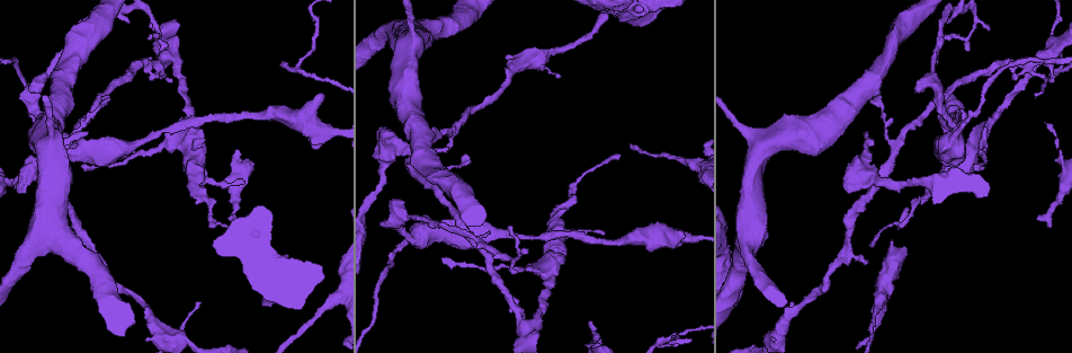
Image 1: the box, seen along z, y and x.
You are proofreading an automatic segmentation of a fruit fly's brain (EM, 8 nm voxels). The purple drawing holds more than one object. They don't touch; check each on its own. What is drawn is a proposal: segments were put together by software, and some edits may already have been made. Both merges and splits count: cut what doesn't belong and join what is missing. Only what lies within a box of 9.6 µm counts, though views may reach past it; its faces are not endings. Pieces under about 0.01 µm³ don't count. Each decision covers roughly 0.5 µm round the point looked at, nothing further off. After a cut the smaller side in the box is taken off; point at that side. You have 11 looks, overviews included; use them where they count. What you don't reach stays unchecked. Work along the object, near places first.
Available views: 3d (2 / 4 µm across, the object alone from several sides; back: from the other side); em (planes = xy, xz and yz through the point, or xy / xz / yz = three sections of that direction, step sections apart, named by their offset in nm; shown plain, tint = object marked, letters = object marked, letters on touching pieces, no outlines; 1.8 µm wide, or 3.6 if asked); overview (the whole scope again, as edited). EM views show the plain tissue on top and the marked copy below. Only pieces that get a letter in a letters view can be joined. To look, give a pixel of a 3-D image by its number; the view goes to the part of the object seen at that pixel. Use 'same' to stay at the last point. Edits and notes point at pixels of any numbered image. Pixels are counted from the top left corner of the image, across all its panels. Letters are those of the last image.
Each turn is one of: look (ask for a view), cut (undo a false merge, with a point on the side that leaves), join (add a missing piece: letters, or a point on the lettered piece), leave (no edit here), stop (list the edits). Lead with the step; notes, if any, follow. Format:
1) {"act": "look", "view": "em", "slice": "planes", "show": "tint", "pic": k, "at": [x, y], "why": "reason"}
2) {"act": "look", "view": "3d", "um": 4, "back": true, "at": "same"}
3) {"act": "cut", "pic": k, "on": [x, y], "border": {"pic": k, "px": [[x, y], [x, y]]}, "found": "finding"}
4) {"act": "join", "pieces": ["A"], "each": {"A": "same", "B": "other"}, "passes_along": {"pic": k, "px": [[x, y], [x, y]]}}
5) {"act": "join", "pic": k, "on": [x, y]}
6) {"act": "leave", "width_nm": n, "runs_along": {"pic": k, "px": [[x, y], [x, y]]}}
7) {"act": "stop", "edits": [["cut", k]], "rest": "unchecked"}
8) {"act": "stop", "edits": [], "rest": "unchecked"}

{"act": "look", "view": "em", "um": 3.6, "slice": "xz", "step": 16, "show": "letters", "pic": 1, "at": [591, 322], "why": "branch stops here"}

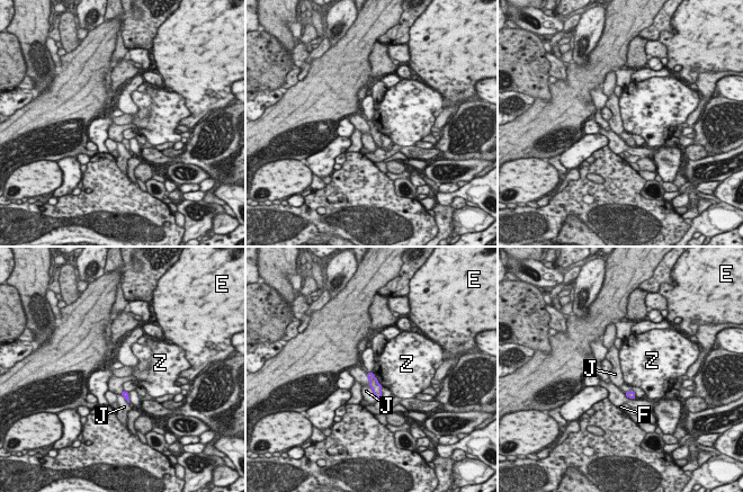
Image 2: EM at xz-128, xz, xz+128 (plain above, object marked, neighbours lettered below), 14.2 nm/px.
{"act": "look", "view": "em", "um": 3.6, "slice": "planes", "show": "letters", "at": "same"}

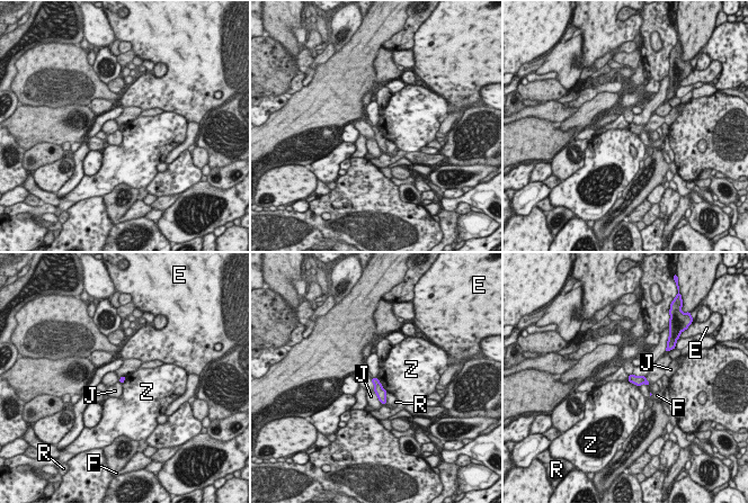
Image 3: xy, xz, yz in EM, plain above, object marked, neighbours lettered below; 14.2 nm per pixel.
{"act": "leave", "longest_contact_nm": ["Z", 260], "each": {"E": "other", "F": "other", "J": "other", "R": "other", "Z": "other"}, "found": "none of them fits"}

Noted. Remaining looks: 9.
{"act": "look", "view": "3d", "um": 2, "pic": 1, "at": [425, 179], "why": "branch point"}

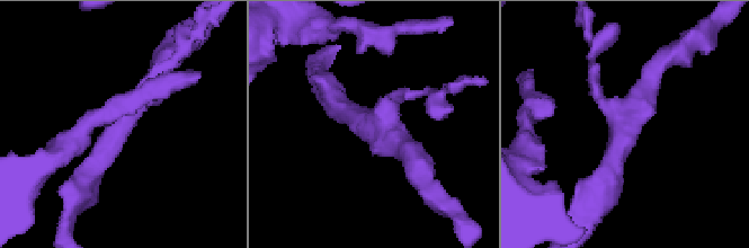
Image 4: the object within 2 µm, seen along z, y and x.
{"act": "look", "view": "em", "slice": "planes", "show": "letters", "pic": 4, "at": [619, 112], "arms": 3}

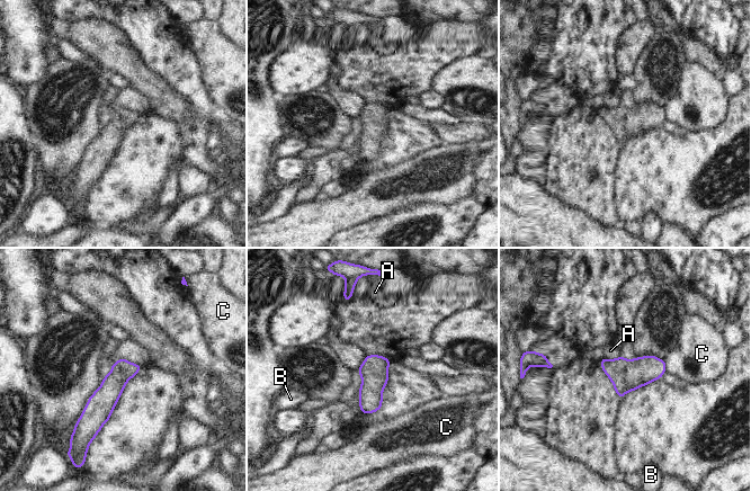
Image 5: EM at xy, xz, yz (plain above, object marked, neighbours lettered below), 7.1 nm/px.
{"act": "leave", "each": {"A": "other", "B": "other", "C": "other"}, "border": {"pic": 5, "px": [[619, 355], [614, 358], [600, 359]]}, "found": "all the same neuron"}

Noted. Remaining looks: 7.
{"act": "look", "view": "em", "slice": "yz", "step": 8, "show": "letters", "pic": 1, "at": [388, 129], "why": "branch stops here"}

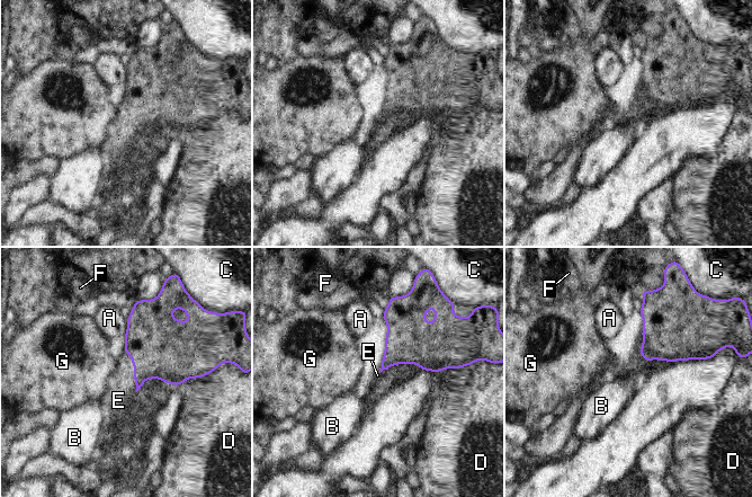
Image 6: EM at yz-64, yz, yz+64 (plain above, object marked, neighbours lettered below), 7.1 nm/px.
{"act": "look", "view": "em", "slice": "planes", "show": "letters", "at": "same", "why": "cut it another way"}

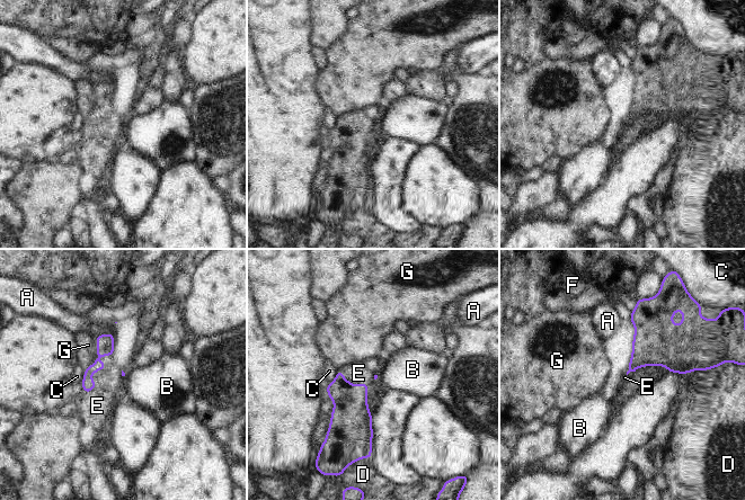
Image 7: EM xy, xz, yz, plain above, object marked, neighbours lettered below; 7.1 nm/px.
{"act": "join", "pieces": ["E"], "each": {"A": "other", "B": "other", "C": "other", "D": "other", "E": "same", "F": "other", "G": "other"}, "passes_along": {"pic": 7, "px": [[105, 342], [98, 371], [97, 405]]}, "found": "it goes on there"}

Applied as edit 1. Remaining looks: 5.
{"act": "look", "view": "overview", "why": "see it whole again"}

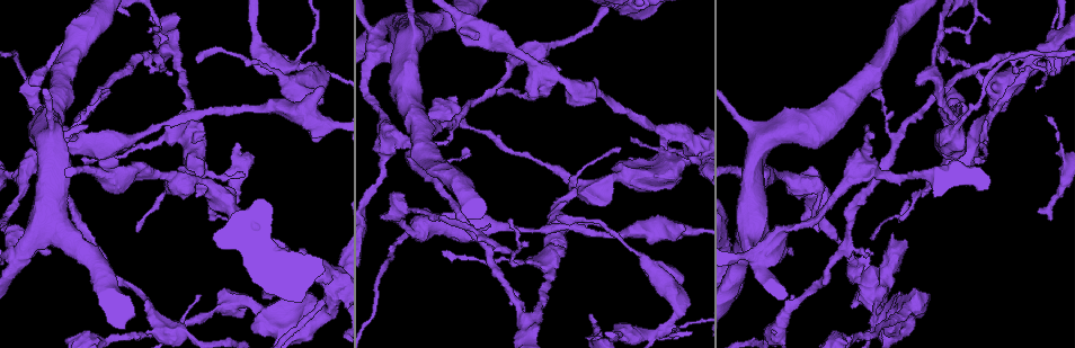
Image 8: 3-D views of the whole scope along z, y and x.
{"act": "look", "view": "3d", "um": 2, "pic": 8, "at": [529, 318], "why": "a fork"}

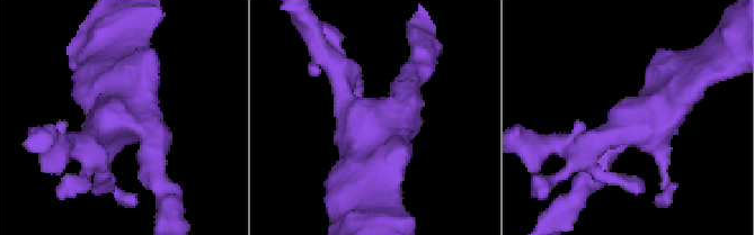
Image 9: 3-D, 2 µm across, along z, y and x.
{"act": "look", "view": "em", "slice": "planes", "show": "letters", "pic": 9, "at": [632, 120]}

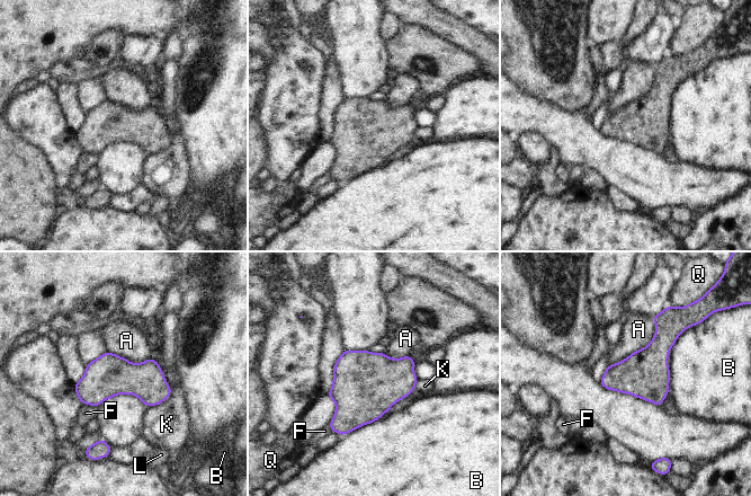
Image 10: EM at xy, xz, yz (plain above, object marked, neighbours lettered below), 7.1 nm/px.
{"act": "leave", "each": {"A": "other", "B": "other", "F": "other", "K": "other", "L": "other", "Q": "other"}, "border": {"pic": 10, "px": [[652, 317], [652, 339], [608, 365]]}, "found": "one neuron here"}

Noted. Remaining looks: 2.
{"act": "stop", "edits": [["join", 7]], "rest": "unchecked"}

